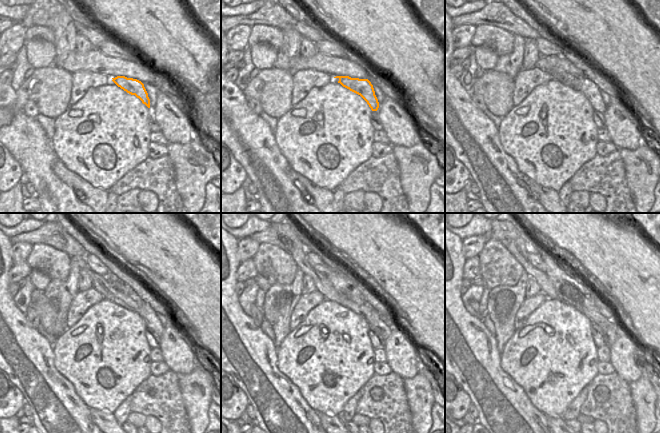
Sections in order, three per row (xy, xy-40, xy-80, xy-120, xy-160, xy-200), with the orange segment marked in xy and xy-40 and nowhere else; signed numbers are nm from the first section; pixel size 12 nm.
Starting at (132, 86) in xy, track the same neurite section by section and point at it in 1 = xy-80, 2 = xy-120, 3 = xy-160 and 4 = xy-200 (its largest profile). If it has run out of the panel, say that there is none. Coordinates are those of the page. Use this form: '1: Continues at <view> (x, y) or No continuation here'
1: Continues at xy-80 (592, 92)
2: Continues at xy-120 (153, 324)
3: Continues at xy-160 (376, 324)
4: Continues at xy-200 (609, 335).

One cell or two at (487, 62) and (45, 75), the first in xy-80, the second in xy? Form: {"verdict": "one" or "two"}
{"verdict": "two"}

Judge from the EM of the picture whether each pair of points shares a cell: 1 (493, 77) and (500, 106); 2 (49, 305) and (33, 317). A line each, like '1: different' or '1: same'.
1: same
2: different

